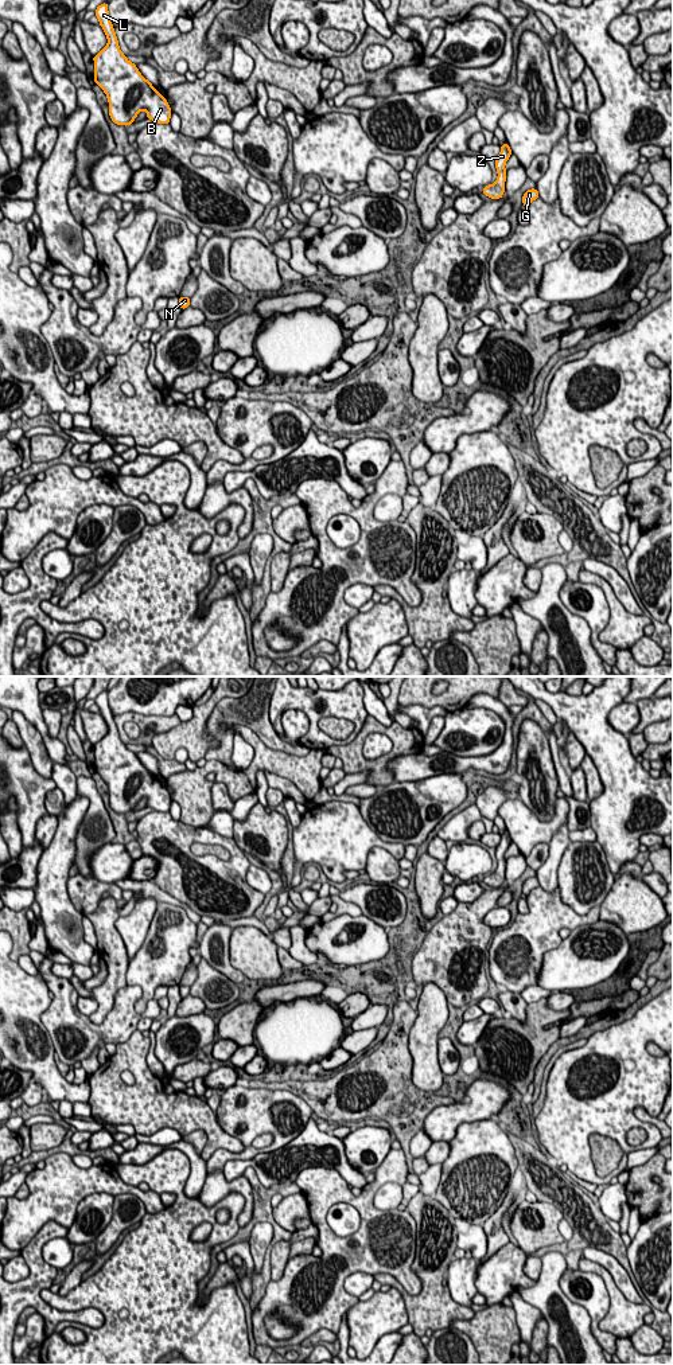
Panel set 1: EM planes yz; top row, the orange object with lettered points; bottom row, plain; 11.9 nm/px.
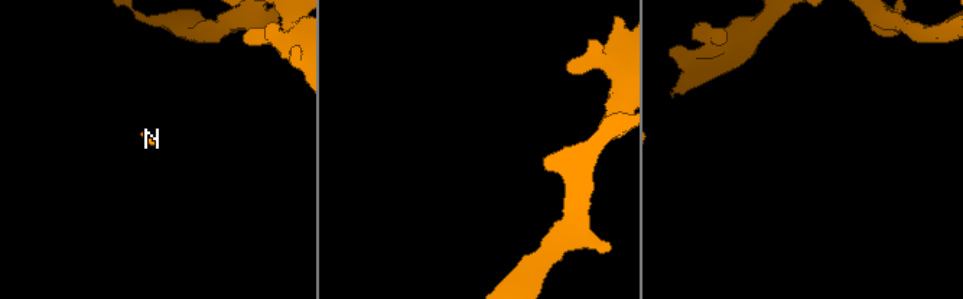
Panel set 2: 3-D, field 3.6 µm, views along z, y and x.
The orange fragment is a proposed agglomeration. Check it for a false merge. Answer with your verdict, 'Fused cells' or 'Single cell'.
Single cell

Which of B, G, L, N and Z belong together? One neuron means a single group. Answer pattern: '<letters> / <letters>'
B G L N Z

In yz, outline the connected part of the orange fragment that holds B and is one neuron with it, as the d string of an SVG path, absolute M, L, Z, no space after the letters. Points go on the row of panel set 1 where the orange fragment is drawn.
M108 3L98 5L94 12L108 38L106 47L93 56L94 82L108 97L112 121L128 126L141 110L145 110L147 118L153 122L170 124L172 112L167 100L121 52L109 19Z

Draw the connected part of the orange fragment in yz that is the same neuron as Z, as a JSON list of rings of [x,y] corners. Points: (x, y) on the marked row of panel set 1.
[[[507,143],[499,147],[501,147],[501,153],[495,159],[495,168],[498,172],[497,182],[494,184],[489,184],[485,188],[482,188],[482,192],[491,199],[501,199],[505,192],[505,180],[507,172],[505,169],[505,164],[511,155],[511,149]]]

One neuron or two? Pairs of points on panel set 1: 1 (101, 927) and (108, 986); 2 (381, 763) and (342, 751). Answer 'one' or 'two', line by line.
1: one
2: one

